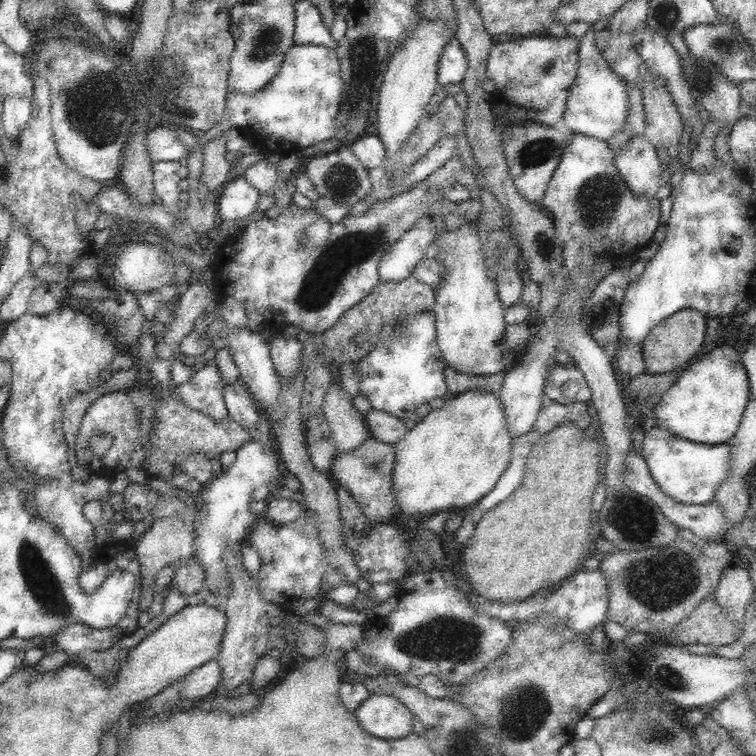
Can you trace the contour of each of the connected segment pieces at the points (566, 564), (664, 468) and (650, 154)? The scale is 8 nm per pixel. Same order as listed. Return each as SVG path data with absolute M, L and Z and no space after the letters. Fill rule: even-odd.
M573 422L559 424L554 430L545 432L532 445L520 488L482 516L482 520L476 524L474 536L464 548L463 570L468 577L468 584L477 594L490 602L522 602L542 588L557 587L578 569L582 569L593 550L589 538L592 524L590 516L594 514L591 504L600 474L599 462L600 445L597 437L584 435L584 429Z
M656 424L644 435L641 455L646 459L650 475L660 488L660 491L677 503L687 503L690 505L709 504L719 490L720 484L728 476L730 470L730 443L726 441L722 444L698 444L693 443L670 434L666 429L660 429Z
M642 136L630 138L615 158L615 168L635 196L653 198L660 185L661 169L657 150Z

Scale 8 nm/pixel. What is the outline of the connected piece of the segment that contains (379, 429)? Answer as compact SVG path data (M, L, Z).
M370 409L364 415L370 436L386 444L398 442L407 432L404 421L383 410Z

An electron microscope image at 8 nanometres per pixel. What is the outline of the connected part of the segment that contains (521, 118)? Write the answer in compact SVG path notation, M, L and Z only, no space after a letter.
M536 36L513 37L509 42L494 44L487 61L487 78L492 80L495 90L490 94L491 105L496 117L500 140L512 123L538 123L552 126L560 122L570 95L570 88L575 82L579 66L579 40L572 36L564 38L536 38Z

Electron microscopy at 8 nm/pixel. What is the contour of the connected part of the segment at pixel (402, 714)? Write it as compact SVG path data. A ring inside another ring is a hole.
M371 694L354 716L364 732L378 738L402 738L412 731L412 713L394 695Z

